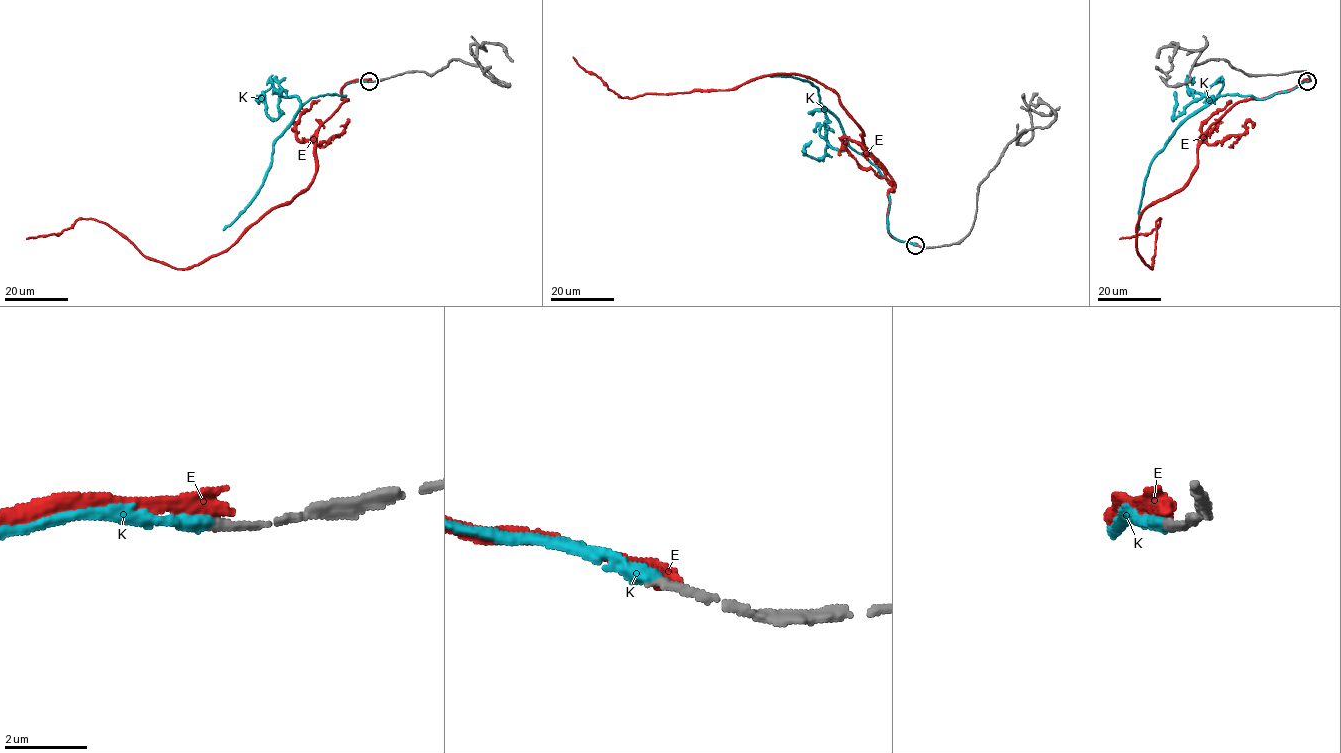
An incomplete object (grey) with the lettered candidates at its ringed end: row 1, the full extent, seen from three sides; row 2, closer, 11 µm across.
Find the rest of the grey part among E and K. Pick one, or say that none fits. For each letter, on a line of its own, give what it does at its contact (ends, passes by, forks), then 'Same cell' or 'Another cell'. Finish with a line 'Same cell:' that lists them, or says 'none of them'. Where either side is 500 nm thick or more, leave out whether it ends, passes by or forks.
E: It ends there. Another cell
K: It ends there. Same cell
Same cell: K

